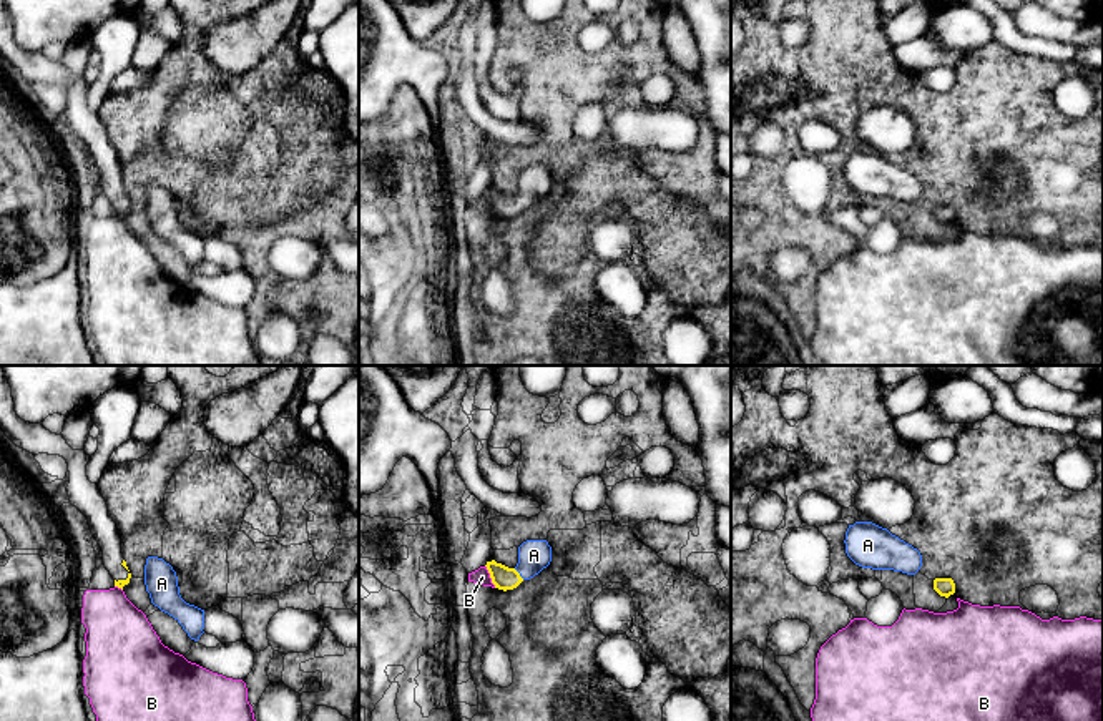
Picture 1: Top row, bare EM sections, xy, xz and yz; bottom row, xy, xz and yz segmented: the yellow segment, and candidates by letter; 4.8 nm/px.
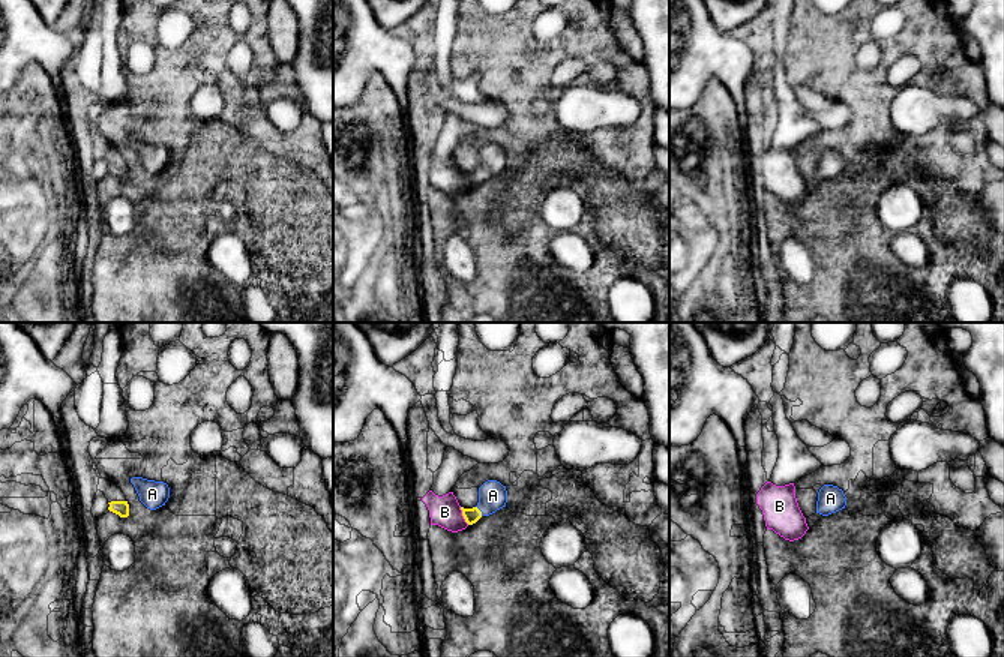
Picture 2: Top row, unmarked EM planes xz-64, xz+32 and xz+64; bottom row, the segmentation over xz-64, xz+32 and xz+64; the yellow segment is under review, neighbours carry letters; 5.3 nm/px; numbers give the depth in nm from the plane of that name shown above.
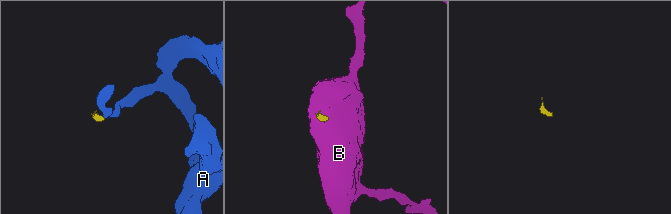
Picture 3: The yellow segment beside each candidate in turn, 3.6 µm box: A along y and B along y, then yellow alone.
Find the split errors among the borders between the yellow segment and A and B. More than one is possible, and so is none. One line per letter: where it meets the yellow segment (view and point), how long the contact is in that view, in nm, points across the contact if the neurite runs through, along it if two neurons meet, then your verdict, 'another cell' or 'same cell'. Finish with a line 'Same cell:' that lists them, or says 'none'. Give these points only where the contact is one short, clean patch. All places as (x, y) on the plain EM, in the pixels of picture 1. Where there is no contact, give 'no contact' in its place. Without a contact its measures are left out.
A: contact xz (519, 201); length 80 nm; way xz (502, 205), (519, 201), (534, 183); same cell
B: contact xz (490, 205); length 120 nm; border xz (485, 193), (495, 215); another cell
Same cell: A

